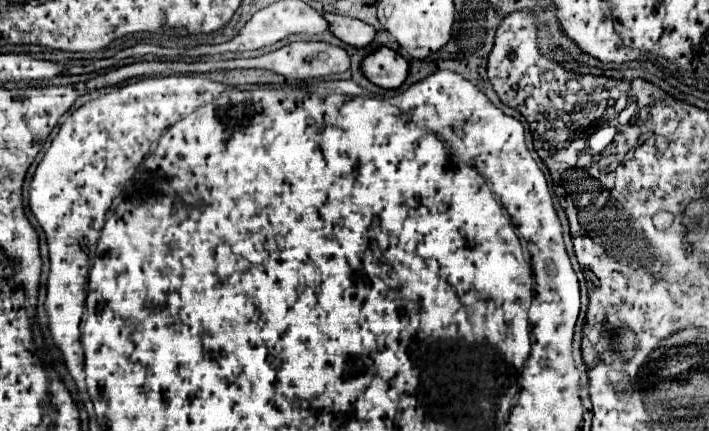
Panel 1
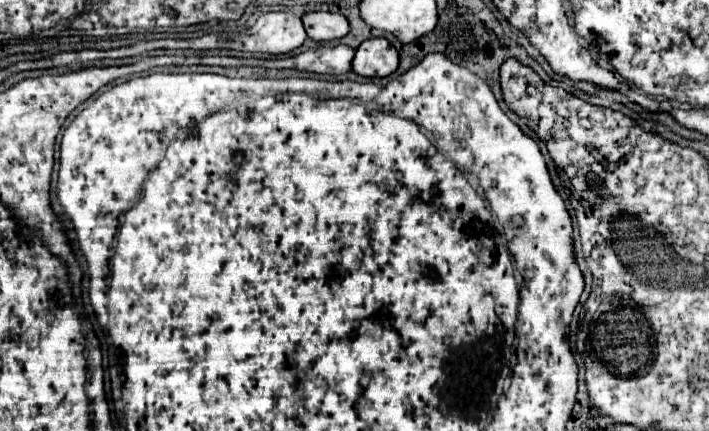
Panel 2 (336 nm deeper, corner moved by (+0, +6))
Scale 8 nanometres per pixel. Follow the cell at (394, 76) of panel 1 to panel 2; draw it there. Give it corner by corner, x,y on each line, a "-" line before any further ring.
386,38
364,40
354,56
352,70
360,76
390,76
398,68
398,50

